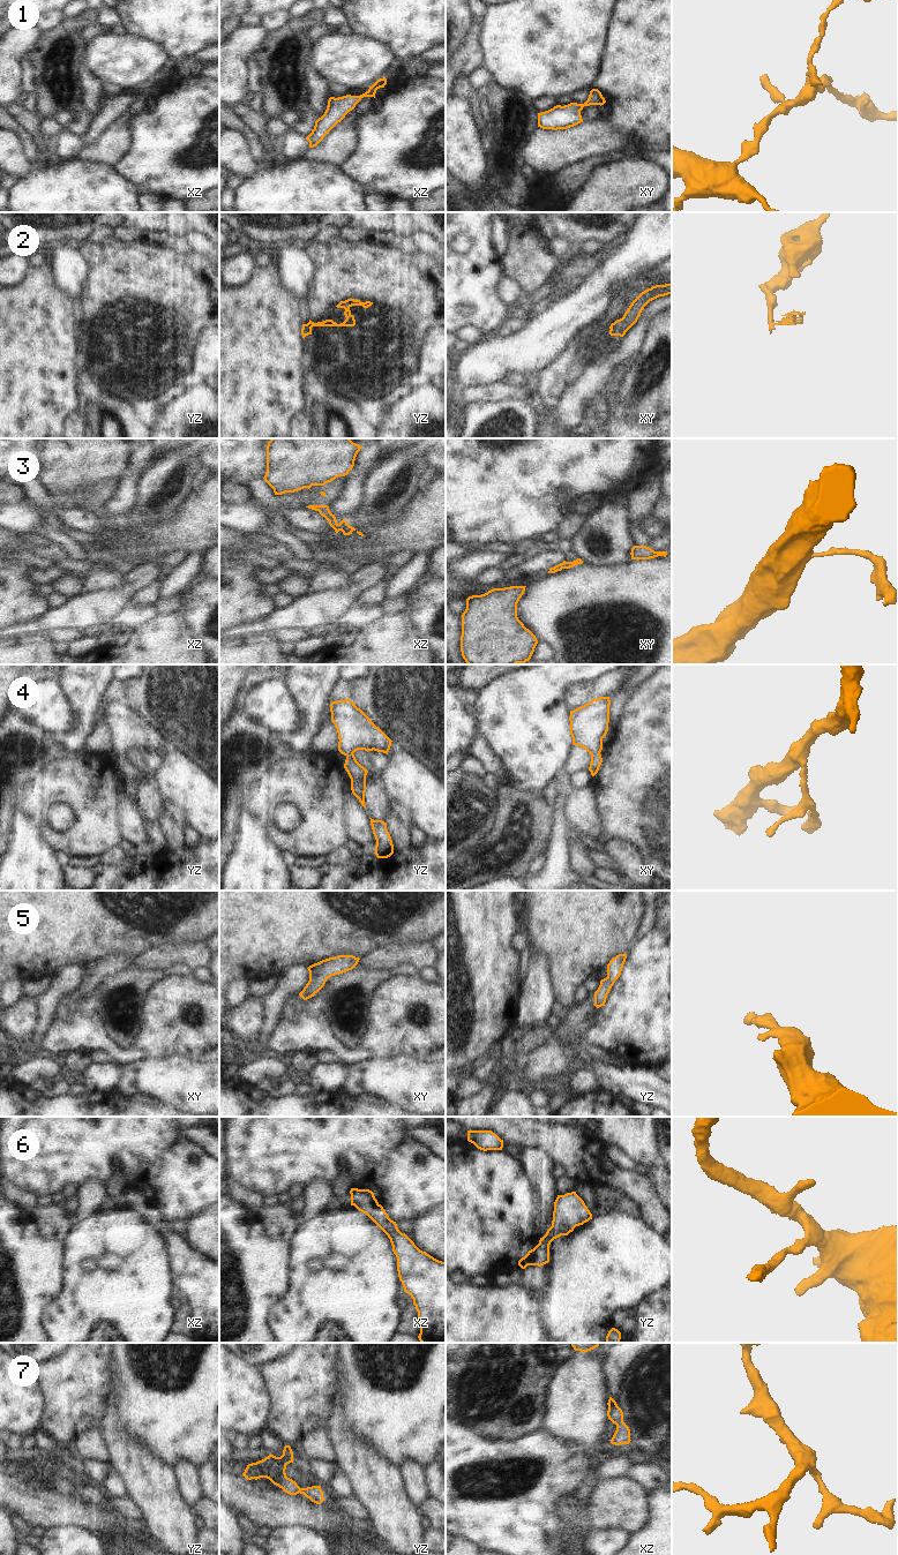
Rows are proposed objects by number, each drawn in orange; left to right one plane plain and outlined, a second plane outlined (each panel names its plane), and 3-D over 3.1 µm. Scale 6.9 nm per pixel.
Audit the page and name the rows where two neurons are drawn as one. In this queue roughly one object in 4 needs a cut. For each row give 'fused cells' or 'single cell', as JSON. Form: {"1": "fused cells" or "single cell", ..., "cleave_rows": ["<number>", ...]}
{"1": "single cell", "2": "fused cells", "3": "single cell", "4": "single cell", "5": "single cell", "6": "single cell", "7": "single cell", "cleave_rows": ["2"]}

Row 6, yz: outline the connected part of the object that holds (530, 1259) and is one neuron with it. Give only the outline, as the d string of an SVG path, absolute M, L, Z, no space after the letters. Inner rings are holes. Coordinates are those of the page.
M576 1192L557 1195L554 1202L552 1226L540 1238L539 1244L518 1261L518 1265L525 1269L527 1265L541 1267L549 1262L549 1245L561 1237L568 1235L576 1226L592 1219L592 1214Z

